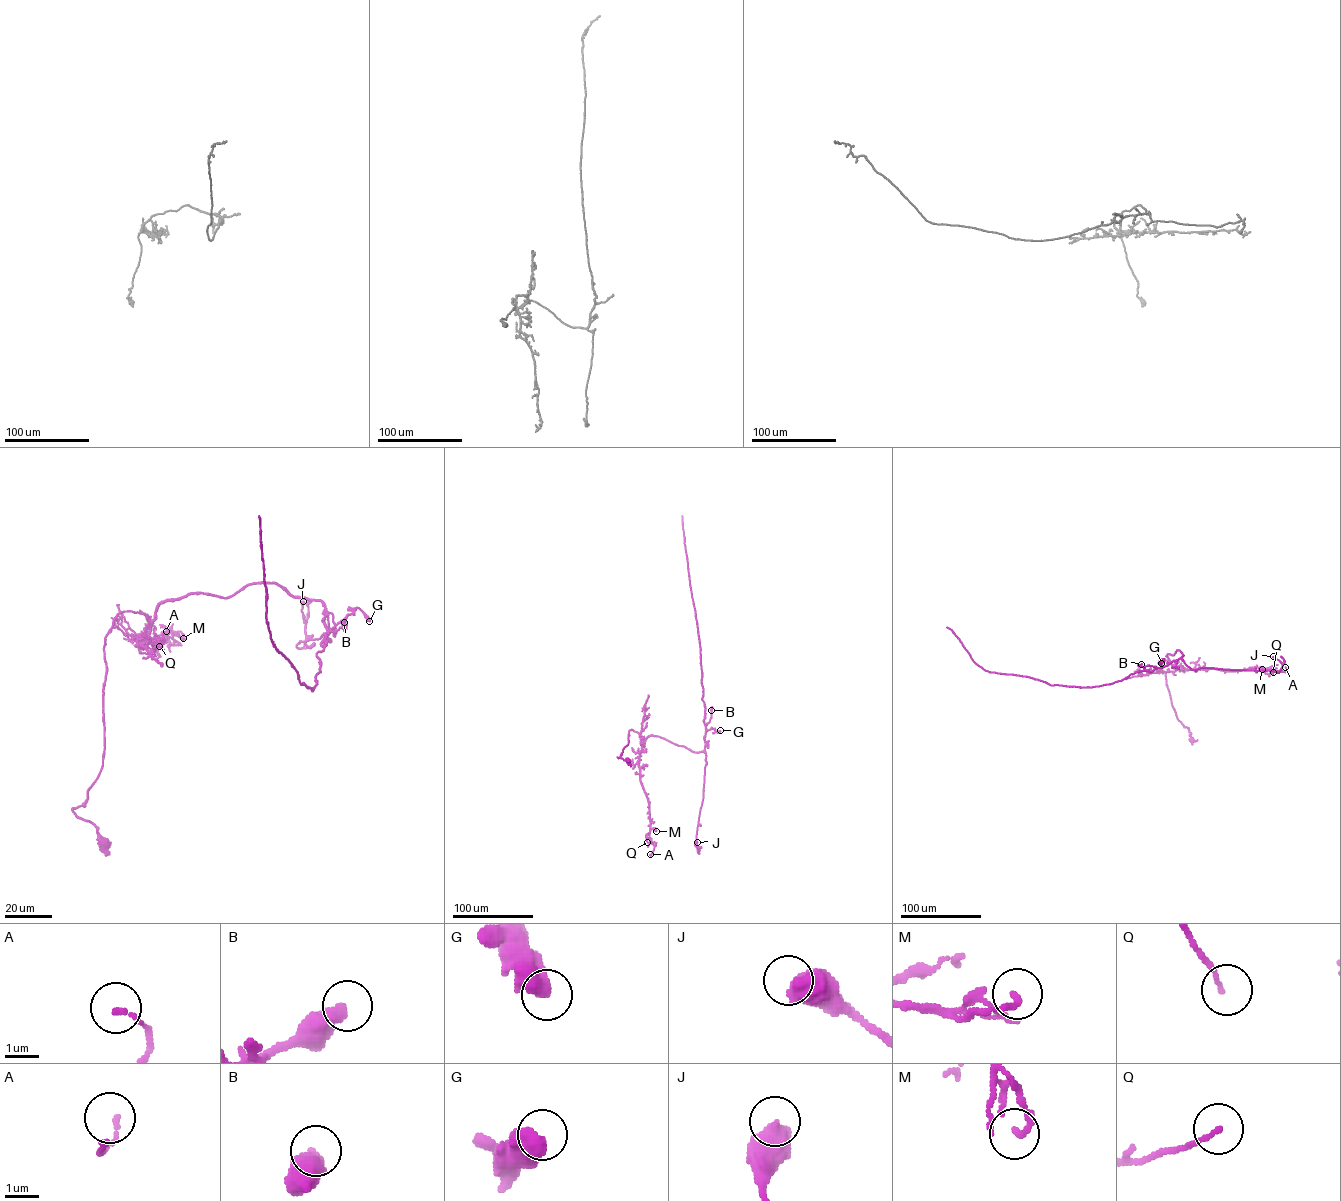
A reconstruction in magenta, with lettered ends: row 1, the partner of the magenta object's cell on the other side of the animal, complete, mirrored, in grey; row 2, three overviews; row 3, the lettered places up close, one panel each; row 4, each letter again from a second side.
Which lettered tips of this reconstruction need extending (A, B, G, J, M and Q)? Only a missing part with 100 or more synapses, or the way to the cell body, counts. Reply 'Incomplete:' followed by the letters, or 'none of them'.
Incomplete: none of them

